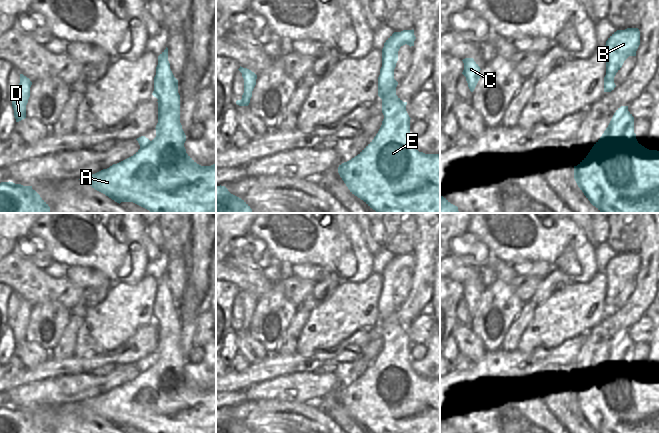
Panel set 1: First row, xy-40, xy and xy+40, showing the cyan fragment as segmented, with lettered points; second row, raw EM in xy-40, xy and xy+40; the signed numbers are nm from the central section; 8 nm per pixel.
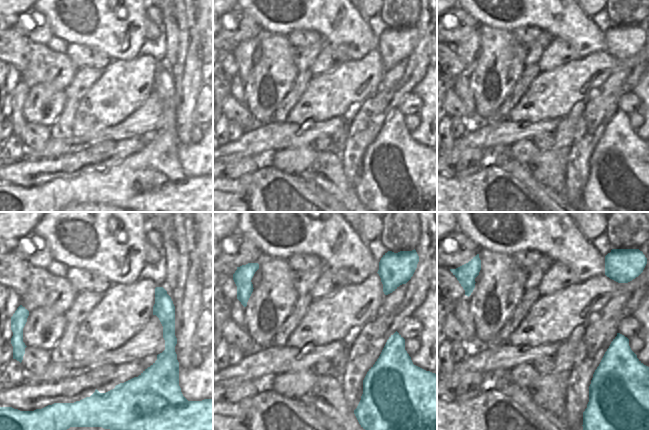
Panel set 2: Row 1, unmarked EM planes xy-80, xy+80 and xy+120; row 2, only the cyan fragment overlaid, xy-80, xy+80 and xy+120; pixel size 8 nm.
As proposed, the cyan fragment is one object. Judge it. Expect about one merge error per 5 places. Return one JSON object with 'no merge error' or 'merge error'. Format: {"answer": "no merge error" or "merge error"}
{"answer": "no merge error"}

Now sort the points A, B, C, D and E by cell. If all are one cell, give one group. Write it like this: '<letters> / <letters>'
A B C D E

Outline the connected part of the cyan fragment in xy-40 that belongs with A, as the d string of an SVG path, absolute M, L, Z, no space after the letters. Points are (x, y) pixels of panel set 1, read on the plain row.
M167 271L158 280L152 319L158 323L156 361L152 365L145 360L137 362L140 373L133 380L79 404L87 406L92 412L119 428L121 426L133 426L145 433L216 433L216 388L201 390L186 377L184 371L186 359L180 347L178 304L170 293Z

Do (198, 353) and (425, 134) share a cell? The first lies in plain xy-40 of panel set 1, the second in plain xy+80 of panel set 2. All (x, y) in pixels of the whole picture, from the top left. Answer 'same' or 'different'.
different

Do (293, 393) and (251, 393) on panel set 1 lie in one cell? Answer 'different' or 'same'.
same

